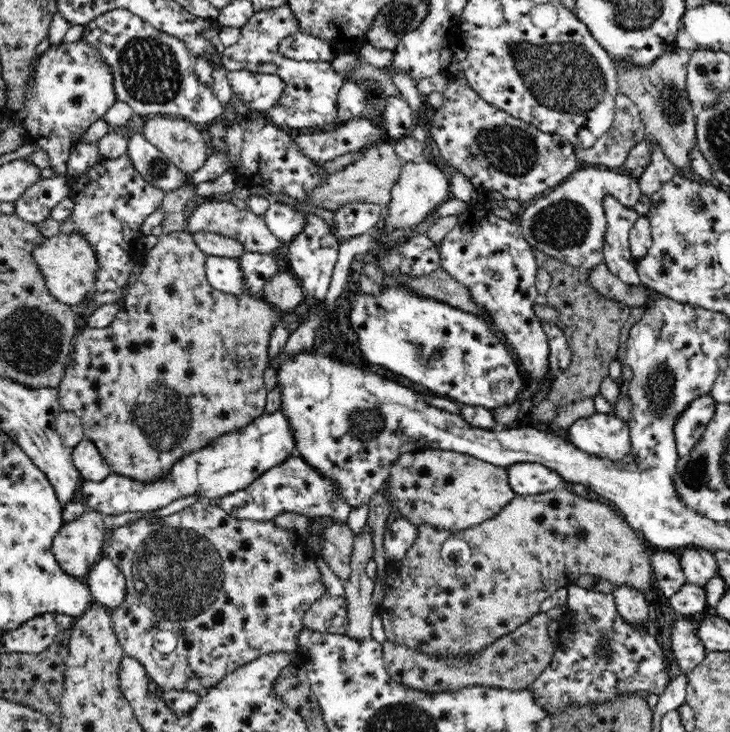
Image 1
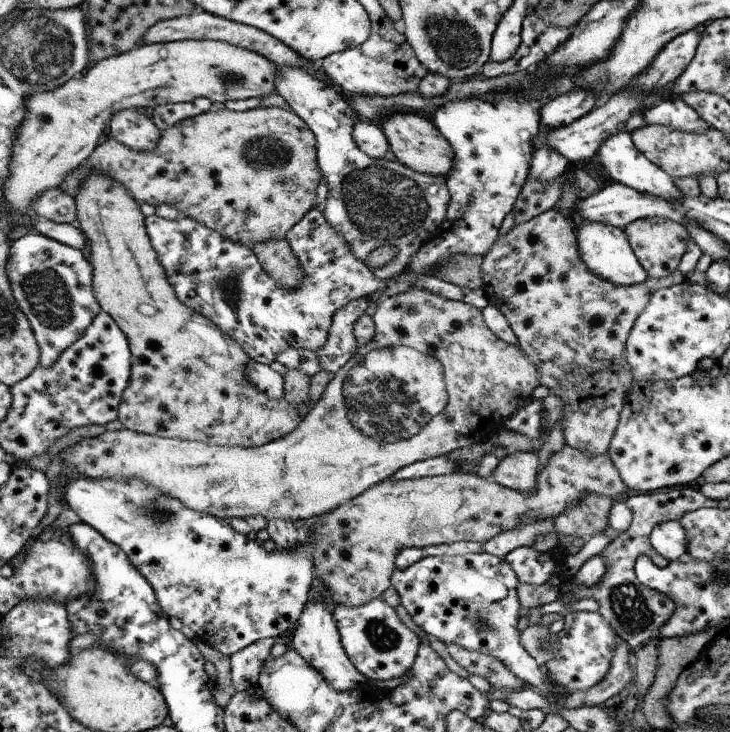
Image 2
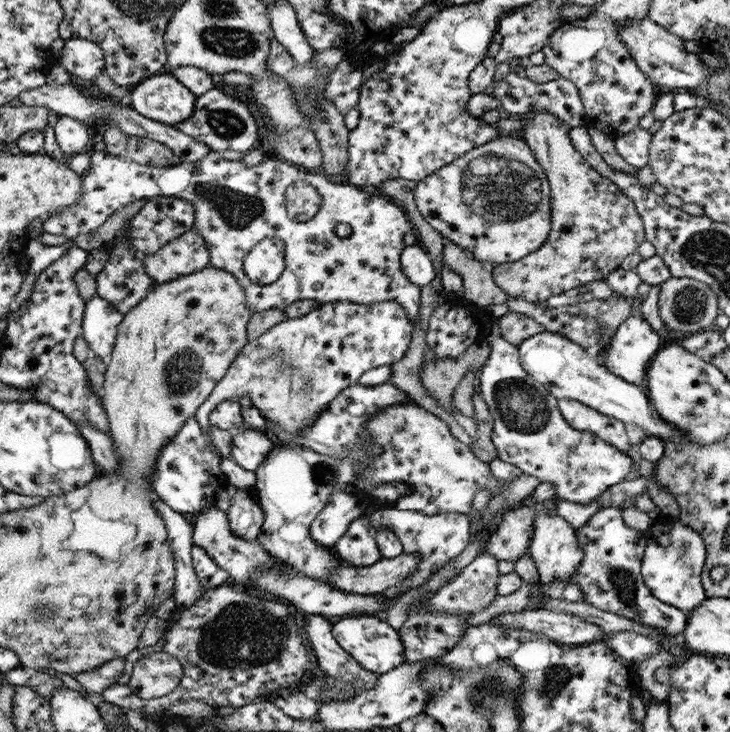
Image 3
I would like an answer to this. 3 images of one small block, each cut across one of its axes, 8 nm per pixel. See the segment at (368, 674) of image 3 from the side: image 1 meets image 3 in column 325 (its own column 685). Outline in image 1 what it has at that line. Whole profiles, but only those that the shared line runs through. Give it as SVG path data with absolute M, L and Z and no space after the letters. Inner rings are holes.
M701 616L683 617L674 622L671 629L671 648L683 673L690 672L706 656L706 647L696 635Z

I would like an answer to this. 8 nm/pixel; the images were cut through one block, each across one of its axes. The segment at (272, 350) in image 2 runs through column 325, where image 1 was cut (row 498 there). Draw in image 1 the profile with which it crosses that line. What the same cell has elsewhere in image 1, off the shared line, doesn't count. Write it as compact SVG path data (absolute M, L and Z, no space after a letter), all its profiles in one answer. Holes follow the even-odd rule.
M293 454L283 464L270 468L264 475L258 477L251 485L242 490L222 496L217 506L230 516L238 519L257 521L272 521L281 512L295 512L300 515L315 518L325 516L346 523L351 507L336 491L336 483L332 479L320 475L310 464L304 461L299 454Z

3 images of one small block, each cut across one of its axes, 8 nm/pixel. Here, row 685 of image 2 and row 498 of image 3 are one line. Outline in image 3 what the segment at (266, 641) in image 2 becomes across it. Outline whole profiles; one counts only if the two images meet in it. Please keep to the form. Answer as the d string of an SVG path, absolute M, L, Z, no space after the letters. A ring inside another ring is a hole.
M250 487L237 489L233 502L227 511L229 529L247 541L258 538L260 527L263 525L265 515L255 498L249 496Z

